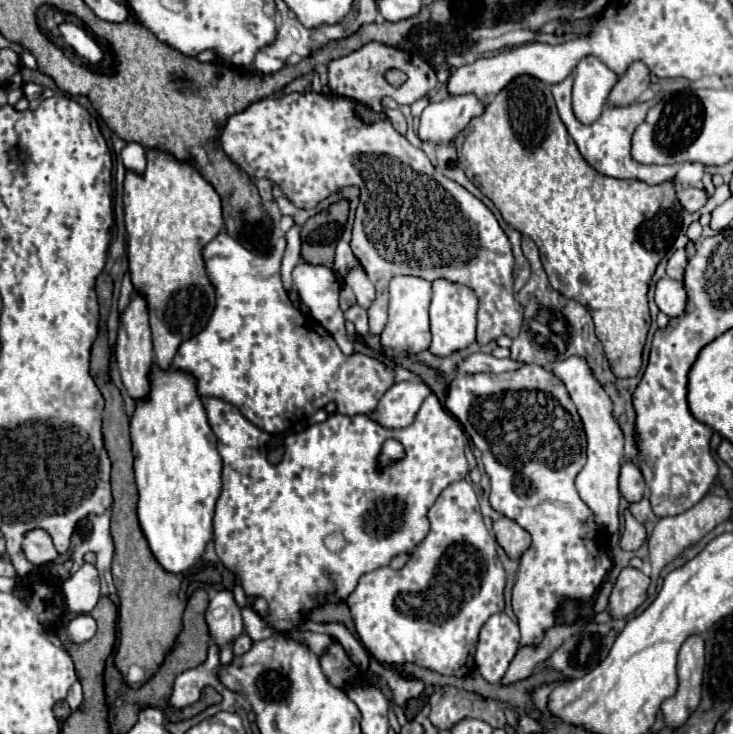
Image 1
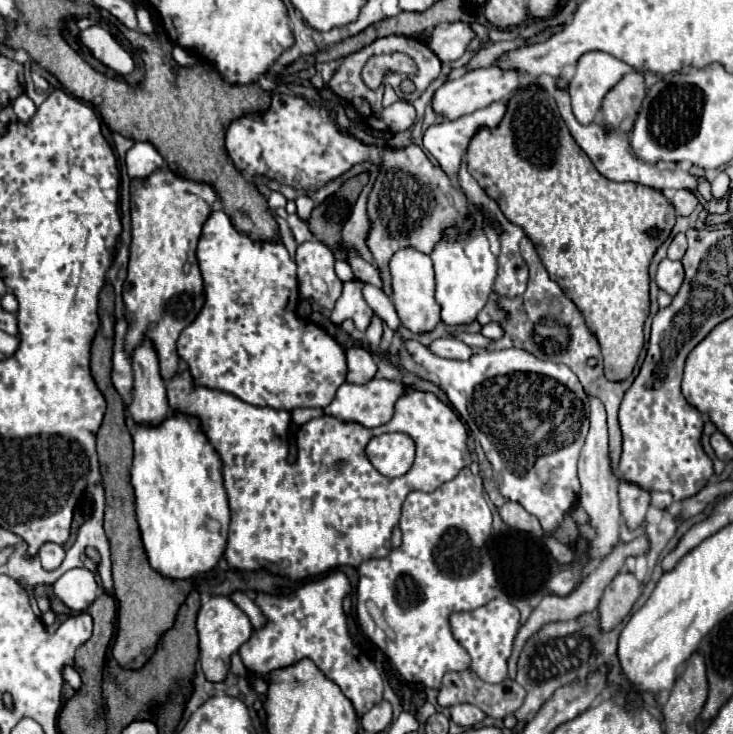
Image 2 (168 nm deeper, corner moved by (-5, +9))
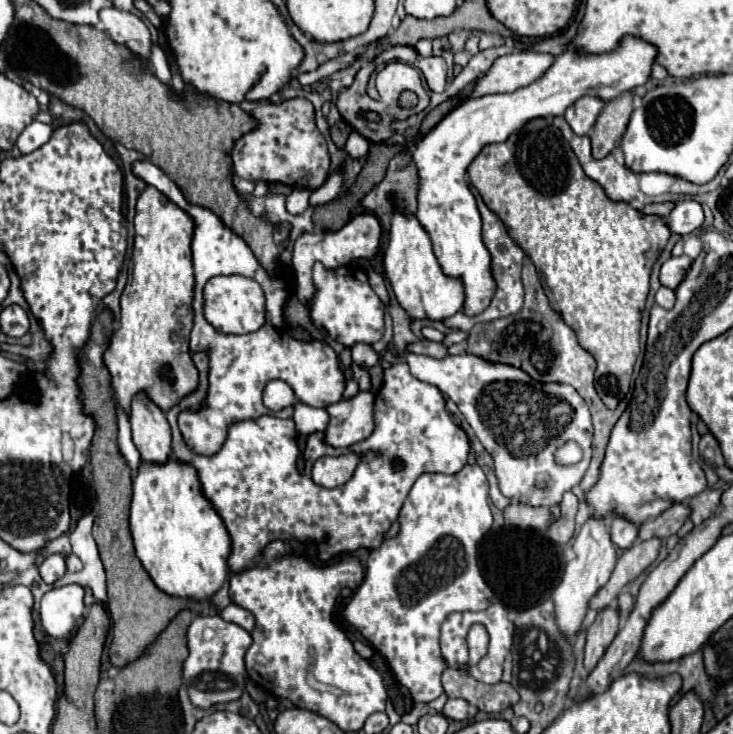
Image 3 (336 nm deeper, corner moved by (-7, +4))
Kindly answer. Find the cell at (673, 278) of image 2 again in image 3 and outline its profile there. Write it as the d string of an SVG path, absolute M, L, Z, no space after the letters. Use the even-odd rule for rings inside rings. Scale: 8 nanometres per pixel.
M687 255L667 259L667 261L663 263L663 267L661 267L661 285L669 287L669 289L675 289L675 287L683 281L683 277L685 277L687 269L691 267L691 263L693 263L693 261L691 261L691 257L687 257Z

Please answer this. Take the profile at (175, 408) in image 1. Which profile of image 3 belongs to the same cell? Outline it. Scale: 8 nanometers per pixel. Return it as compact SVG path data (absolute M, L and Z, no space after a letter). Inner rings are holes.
M169 459L161 467L141 463L133 479L131 537L135 555L149 573L151 581L171 597L209 601L227 579L227 559L231 551L229 533L221 517L209 507L193 467Z

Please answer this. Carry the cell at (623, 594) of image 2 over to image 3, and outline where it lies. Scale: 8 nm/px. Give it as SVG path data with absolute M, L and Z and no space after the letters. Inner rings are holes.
M615 607L601 609L595 623L587 629L587 643L583 657L583 665L587 671L591 671L599 663L605 649L615 639L617 629L619 629L619 611Z

